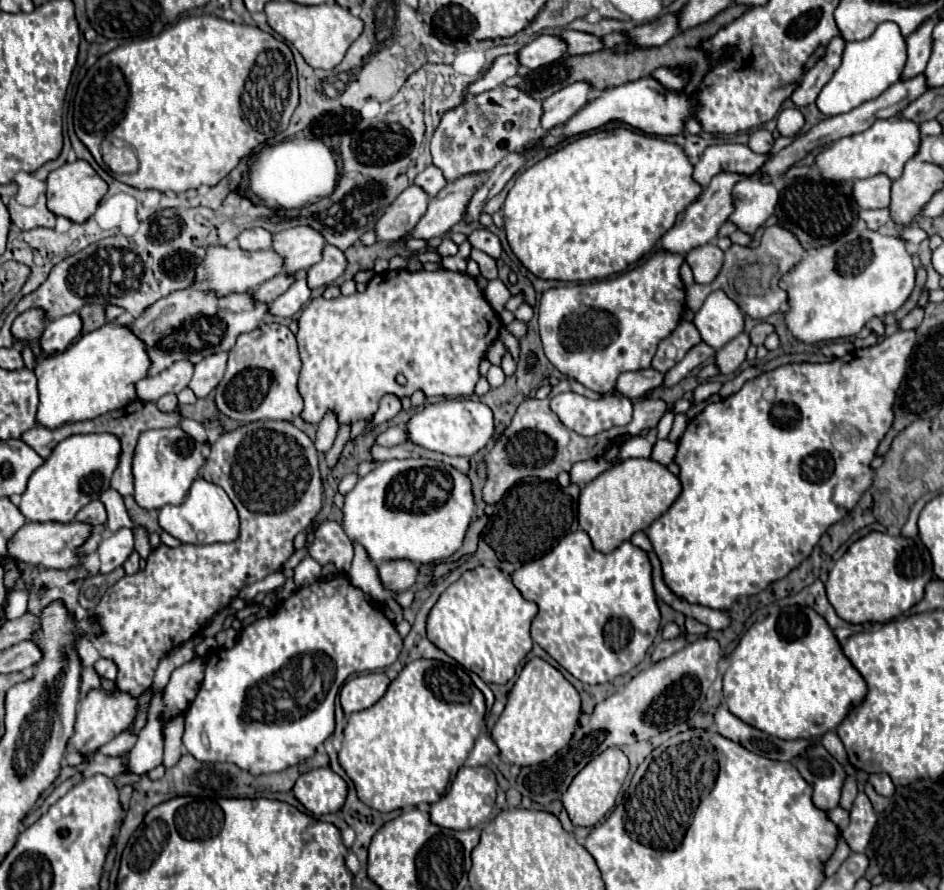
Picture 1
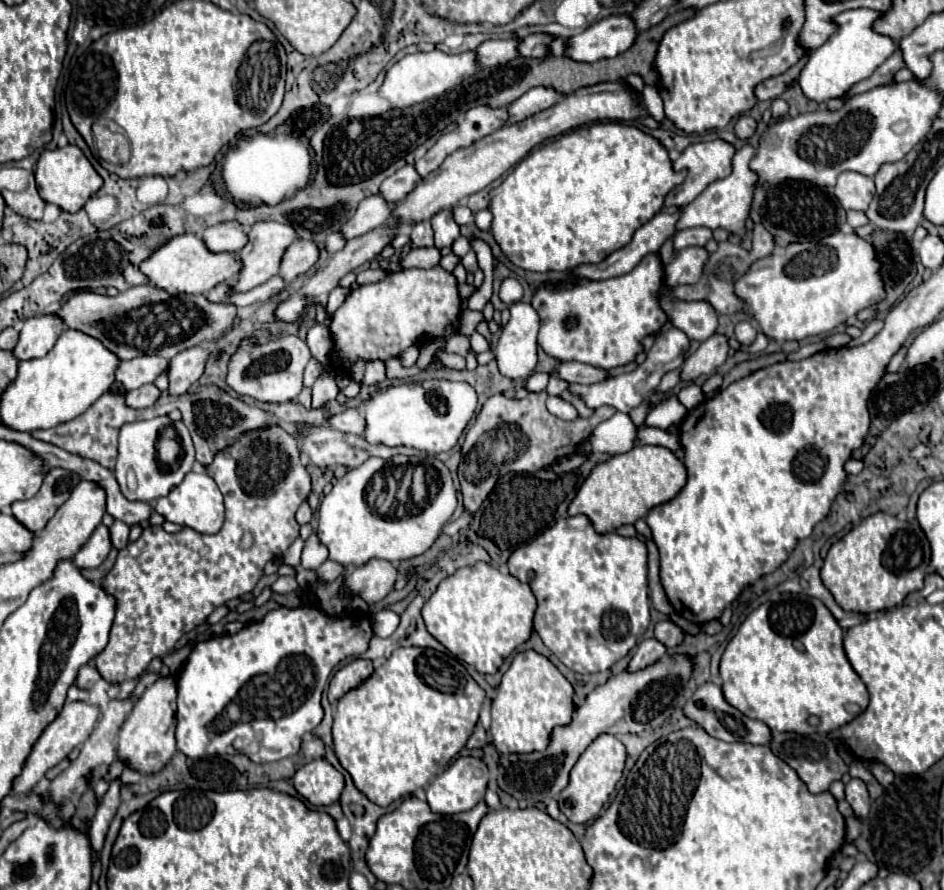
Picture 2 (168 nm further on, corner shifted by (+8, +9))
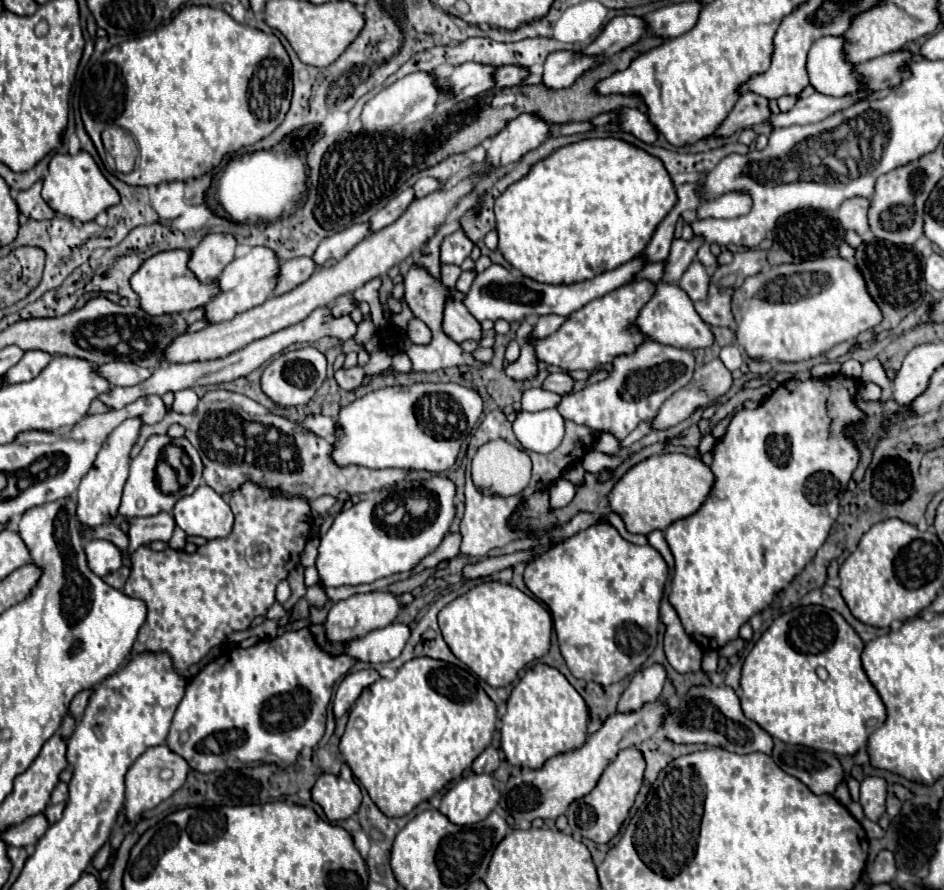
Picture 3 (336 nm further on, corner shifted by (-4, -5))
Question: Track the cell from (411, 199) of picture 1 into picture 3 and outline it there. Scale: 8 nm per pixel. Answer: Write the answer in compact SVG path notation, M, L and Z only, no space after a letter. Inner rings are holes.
M354 224L354 226L350 226L350 228L342 230L342 232L336 232L336 234L324 238L324 240L318 244L316 252L312 254L312 260L314 260L318 266L322 266L328 258L340 260L340 258L344 258L360 240L364 240L366 234L368 234L368 224Z

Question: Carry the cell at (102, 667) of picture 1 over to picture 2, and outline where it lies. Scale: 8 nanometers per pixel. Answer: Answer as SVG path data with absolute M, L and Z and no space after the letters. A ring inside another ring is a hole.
M86 664L86 666L82 666L82 668L80 668L78 678L76 678L76 684L78 684L80 688L90 690L98 680L100 680L100 672L98 672L96 668L92 668L90 664Z

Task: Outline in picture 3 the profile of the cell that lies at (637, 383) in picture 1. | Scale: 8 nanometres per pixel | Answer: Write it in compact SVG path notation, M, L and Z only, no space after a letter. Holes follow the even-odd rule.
M556 372L556 374L550 374L544 382L542 382L542 388L550 390L550 392L556 392L560 396L564 396L566 392L572 390L572 384L574 380L566 374L566 372ZM548 382L548 384L546 384Z

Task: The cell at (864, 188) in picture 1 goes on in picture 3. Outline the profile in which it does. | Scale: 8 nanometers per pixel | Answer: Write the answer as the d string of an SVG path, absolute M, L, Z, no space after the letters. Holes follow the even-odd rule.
M860 198L846 200L838 210L838 222L844 230L854 230L856 234L862 236L864 232L868 232L866 212L868 212L868 200Z

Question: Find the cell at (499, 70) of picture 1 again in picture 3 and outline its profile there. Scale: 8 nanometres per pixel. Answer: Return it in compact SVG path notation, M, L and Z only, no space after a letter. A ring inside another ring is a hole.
M414 72L404 76L402 80L396 80L392 86L382 88L374 98L370 98L364 104L364 110L360 114L362 126L368 132L396 132L402 130L402 126L418 122L428 118L434 112L436 100L440 100L440 96L436 96L436 88L432 88L432 80L428 80L428 72Z

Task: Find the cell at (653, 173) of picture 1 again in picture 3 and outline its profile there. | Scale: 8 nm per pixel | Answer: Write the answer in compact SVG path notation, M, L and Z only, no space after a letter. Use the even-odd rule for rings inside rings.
M596 138L596 140L580 140L568 146L562 146L558 150L554 150L550 156L546 156L544 160L536 162L528 174L510 184L498 198L494 204L494 214L496 214L496 230L498 230L498 250L502 252L502 256L514 266L518 268L524 276L536 280L536 282L546 282L546 284L576 284L576 282L584 282L590 280L602 272L614 270L626 262L630 262L632 258L636 258L648 244L648 240L652 238L652 232L656 228L656 224L660 224L660 220L672 210L672 206L676 204L676 190L674 184L664 168L664 164L660 164L660 160L656 160L654 156L648 156L644 150L638 150L634 146L630 146L624 140L618 138Z

